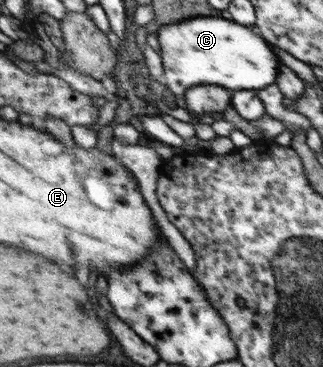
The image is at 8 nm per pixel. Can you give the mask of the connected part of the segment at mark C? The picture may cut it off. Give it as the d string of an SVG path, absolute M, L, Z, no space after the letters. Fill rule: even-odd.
M192 17L175 23L159 25L158 31L153 34L160 48L163 76L162 88L172 92L172 100L179 101L190 86L216 84L224 86L229 91L251 90L257 91L277 80L282 63L261 35L249 26L231 21L228 17Z

